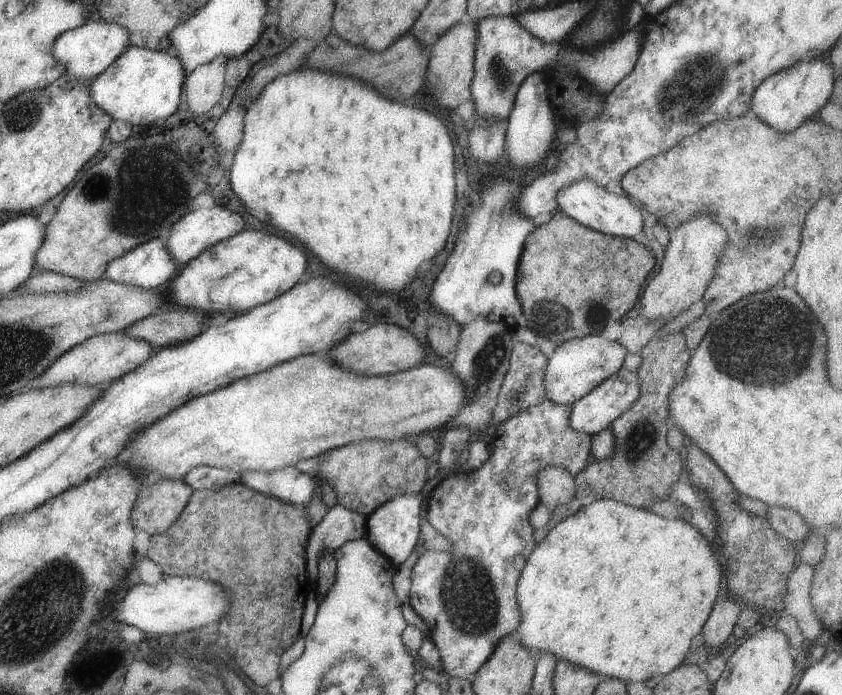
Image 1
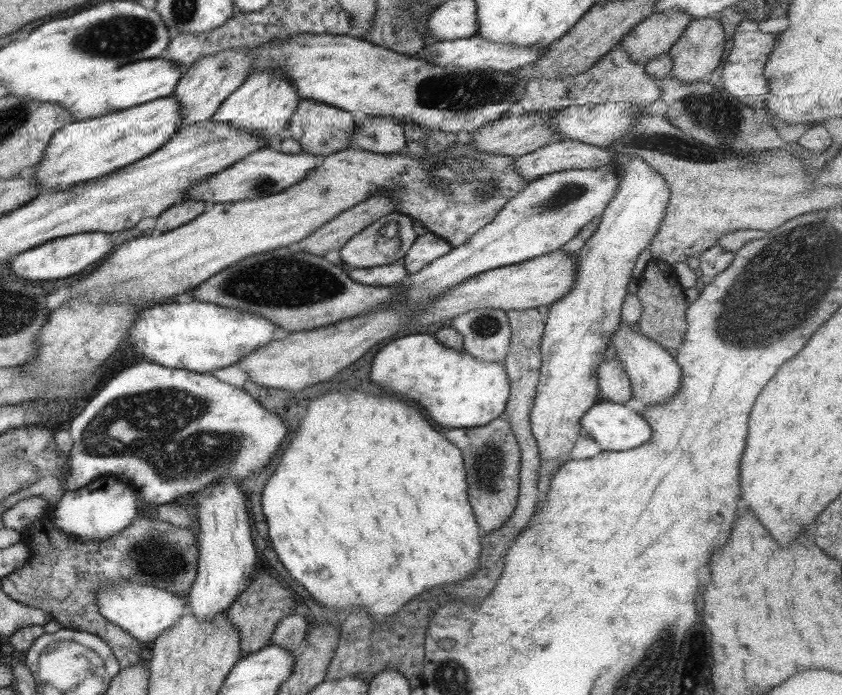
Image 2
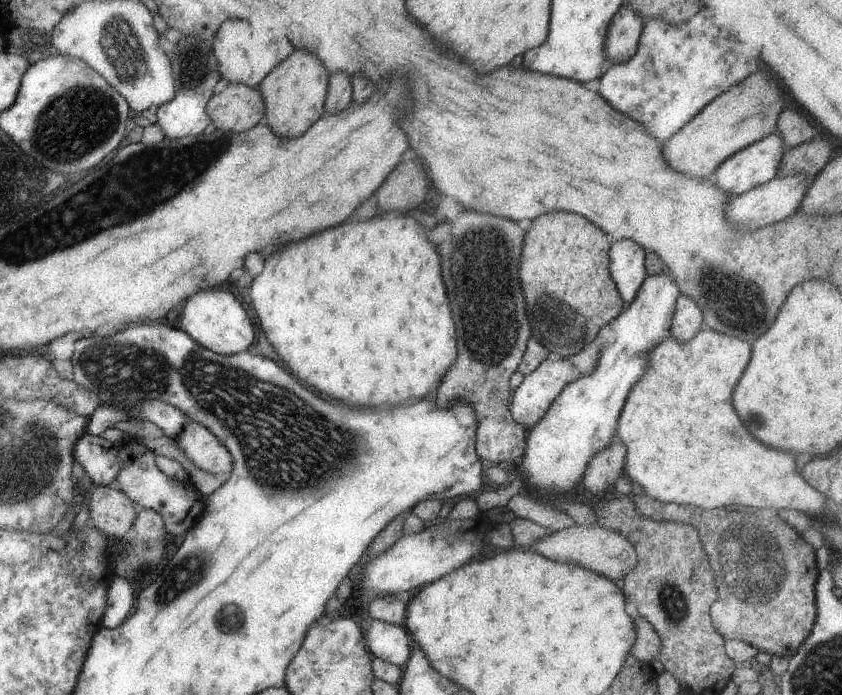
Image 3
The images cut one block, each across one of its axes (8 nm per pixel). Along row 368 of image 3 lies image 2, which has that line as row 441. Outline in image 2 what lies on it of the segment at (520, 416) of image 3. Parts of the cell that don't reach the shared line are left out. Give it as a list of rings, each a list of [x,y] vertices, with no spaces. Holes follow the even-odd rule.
[[[629,156],[621,162],[618,171],[619,184],[614,197],[605,205],[600,214],[594,233],[574,256],[575,282],[565,296],[549,305],[544,321],[543,336],[540,339],[540,375],[534,394],[533,405],[529,411],[529,430],[537,445],[538,469],[537,479],[546,474],[552,476],[559,468],[556,458],[568,454],[576,445],[577,440],[584,436],[579,422],[581,415],[598,402],[596,373],[602,354],[607,348],[611,334],[617,330],[620,310],[625,296],[628,294],[628,284],[631,271],[637,255],[648,246],[648,242],[657,232],[662,214],[665,212],[668,190],[665,181],[641,158]]]

